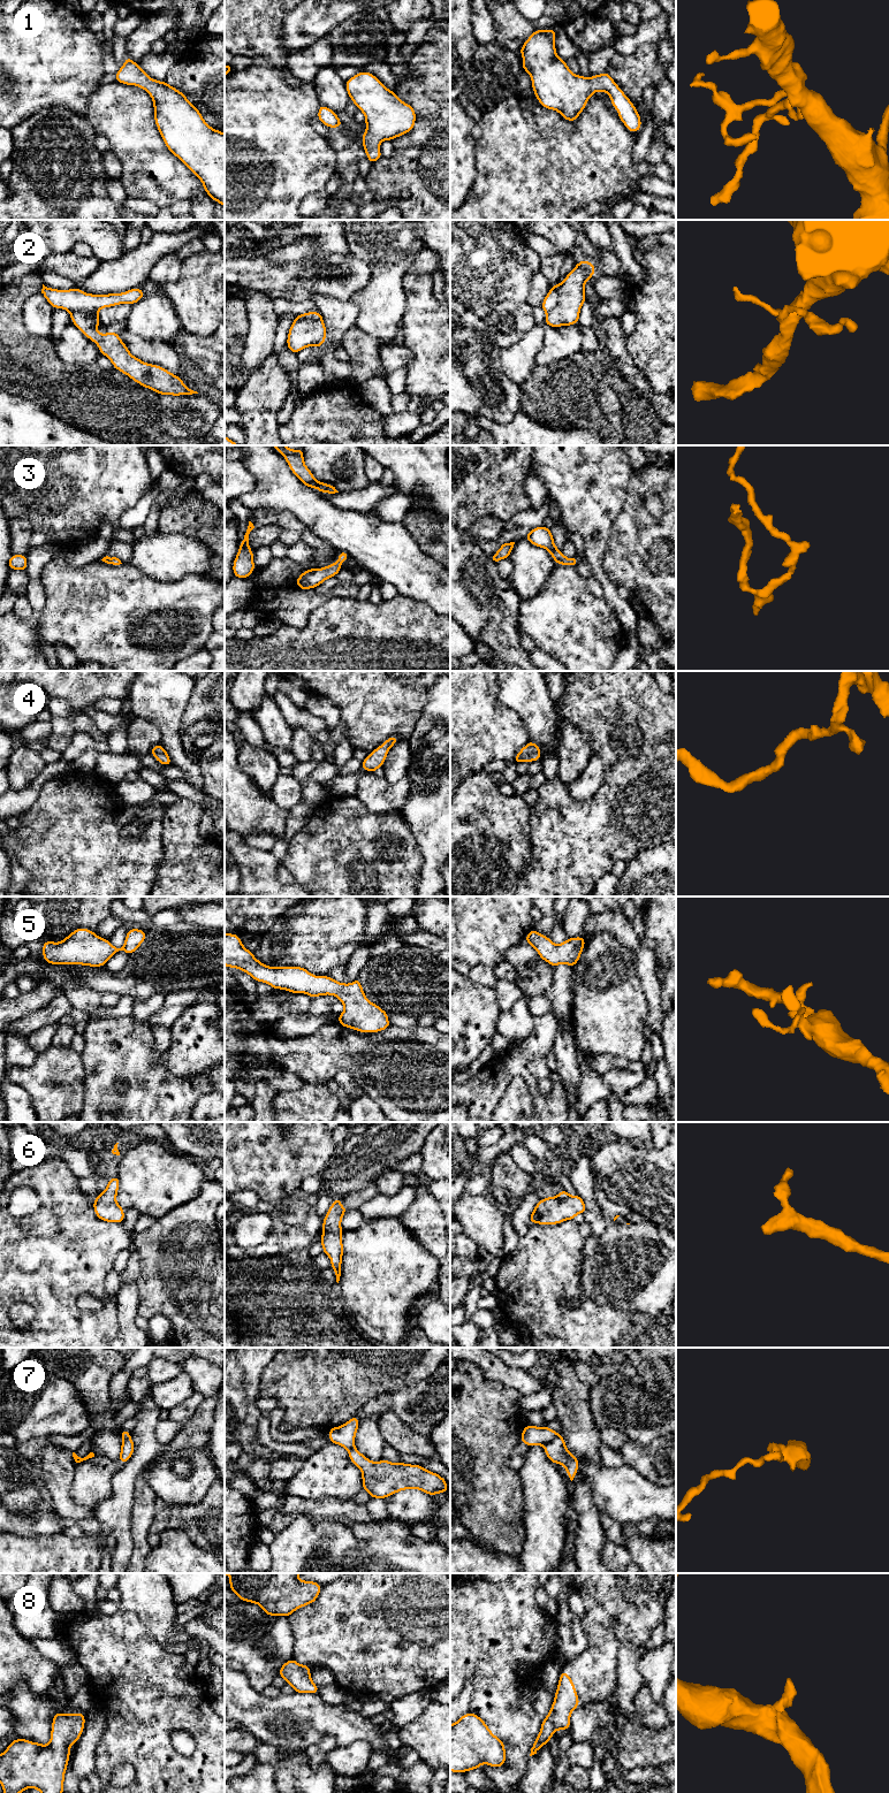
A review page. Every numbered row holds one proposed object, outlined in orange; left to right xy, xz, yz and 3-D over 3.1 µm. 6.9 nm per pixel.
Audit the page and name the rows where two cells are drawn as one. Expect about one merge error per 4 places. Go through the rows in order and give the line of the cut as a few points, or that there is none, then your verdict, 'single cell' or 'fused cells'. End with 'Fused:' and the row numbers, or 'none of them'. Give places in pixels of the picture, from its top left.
1: no cut | single cell
2: yz (556, 285), (557, 303), (546, 313) | fused cells
3: no cut | single cell
4: no cut | single cell
5: no cut | single cell
6: no cut | single cell
7: yz (557, 1434), (545, 1446) | fused cells
8: no cut | single cell
Fused: 2, 7

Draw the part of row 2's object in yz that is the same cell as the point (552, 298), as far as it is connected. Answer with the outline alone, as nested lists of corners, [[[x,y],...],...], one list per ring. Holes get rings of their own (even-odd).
[[[552,285],[549,292],[546,295],[541,304],[541,307],[546,313],[548,313],[556,306],[557,303],[559,303],[559,292],[556,285]]]

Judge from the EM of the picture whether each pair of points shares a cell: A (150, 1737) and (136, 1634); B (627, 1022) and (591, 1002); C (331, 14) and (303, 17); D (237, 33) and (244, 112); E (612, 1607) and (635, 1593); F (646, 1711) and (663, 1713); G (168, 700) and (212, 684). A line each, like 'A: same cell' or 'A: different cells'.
A: same cell
B: same cell
C: same cell
D: different cells
E: different cells
F: same cell
G: different cells

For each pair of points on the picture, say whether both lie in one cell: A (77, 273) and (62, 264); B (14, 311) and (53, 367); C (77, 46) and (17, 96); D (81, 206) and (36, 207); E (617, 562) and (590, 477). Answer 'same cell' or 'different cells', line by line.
A: same cell
B: same cell
C: same cell
D: same cell
E: different cells

